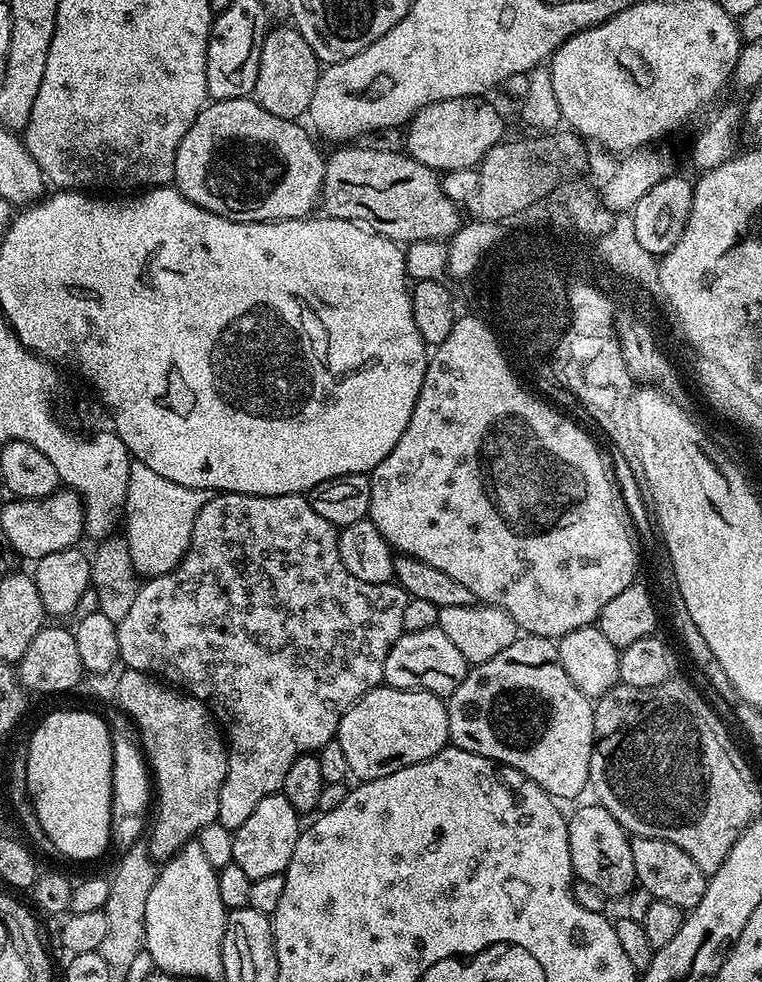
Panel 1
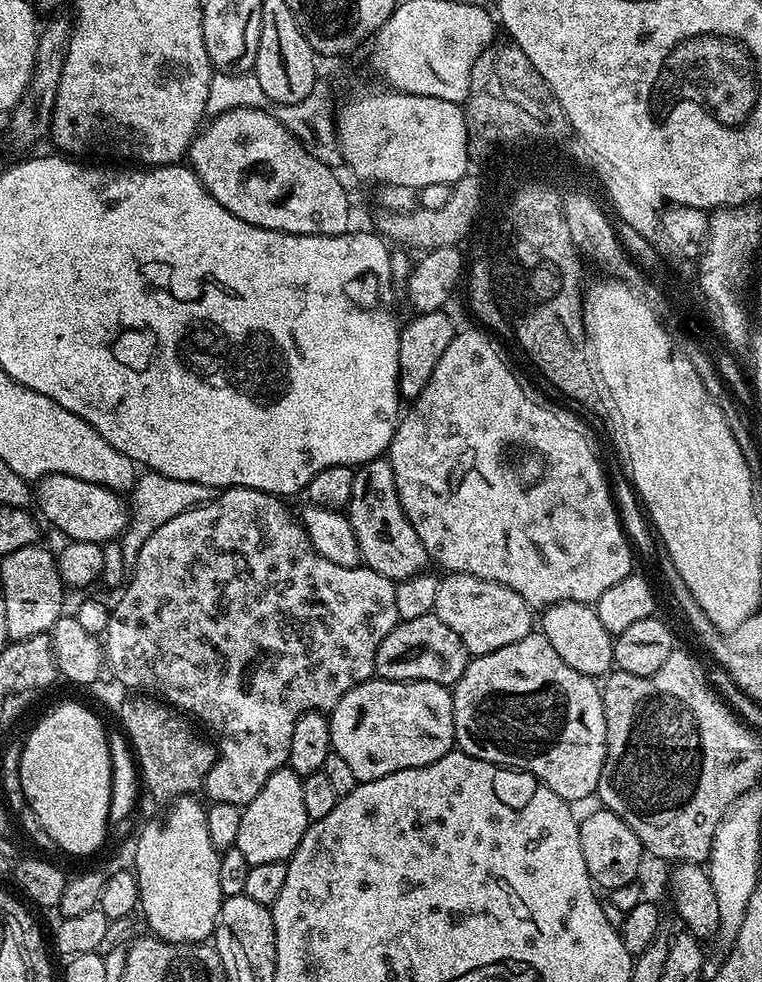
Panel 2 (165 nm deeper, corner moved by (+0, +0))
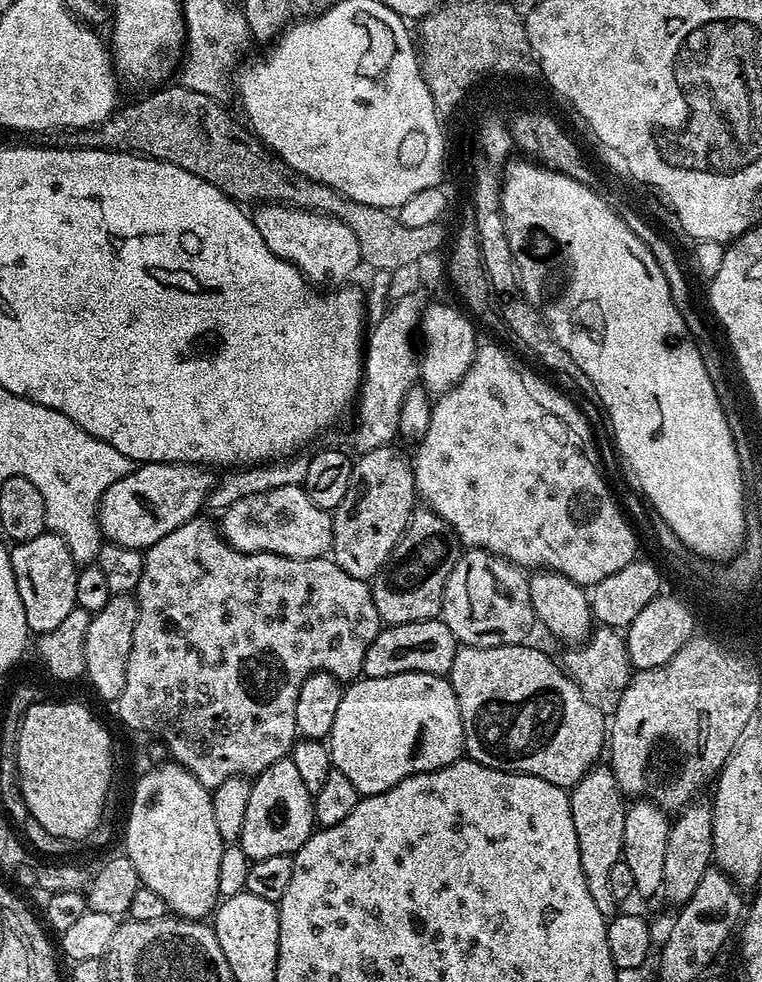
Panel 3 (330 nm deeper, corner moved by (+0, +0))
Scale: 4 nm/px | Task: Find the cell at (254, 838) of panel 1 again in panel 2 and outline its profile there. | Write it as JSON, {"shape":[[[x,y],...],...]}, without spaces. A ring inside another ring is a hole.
{"shape":[[[287,766],[280,768],[258,790],[258,798],[242,809],[242,826],[238,826],[235,847],[242,850],[248,864],[288,861],[309,826],[306,805],[302,799],[302,777]]]}

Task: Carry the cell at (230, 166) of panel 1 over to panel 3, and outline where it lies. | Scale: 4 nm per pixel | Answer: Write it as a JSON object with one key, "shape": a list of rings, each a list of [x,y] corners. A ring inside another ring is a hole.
{"shape":[[[264,202],[251,213],[251,217],[256,223],[258,234],[262,234],[262,242],[270,246],[272,253],[300,269],[302,275],[313,285],[343,285],[347,281],[344,279],[356,267],[361,267],[358,238],[354,238],[354,230],[350,230],[350,226],[346,226],[346,222],[336,216],[323,212],[308,212],[305,208],[275,202]]]}

